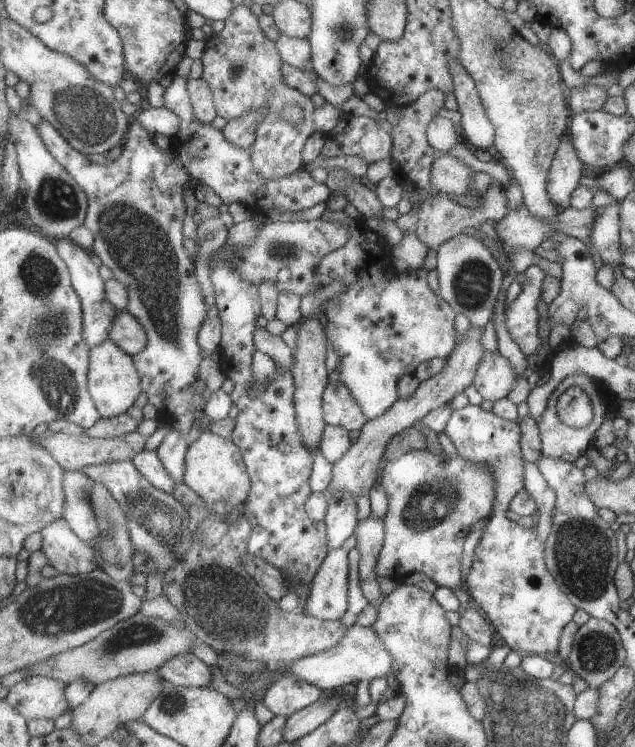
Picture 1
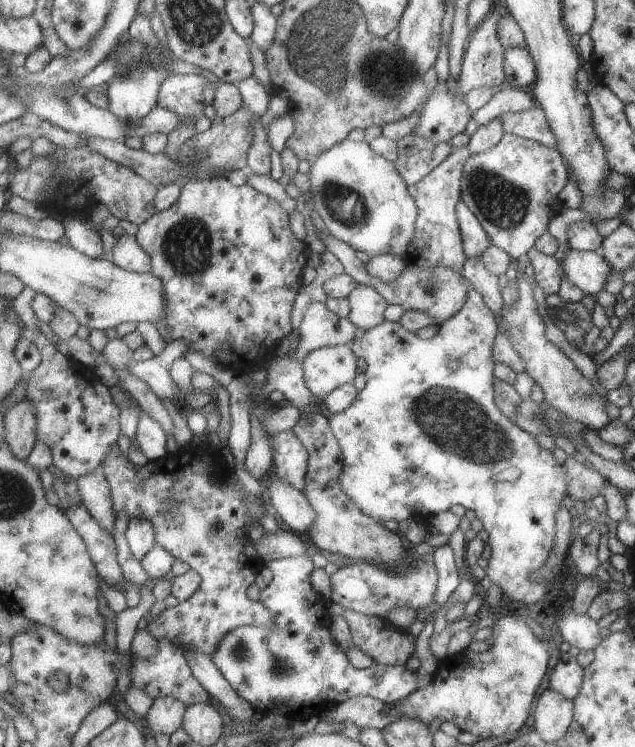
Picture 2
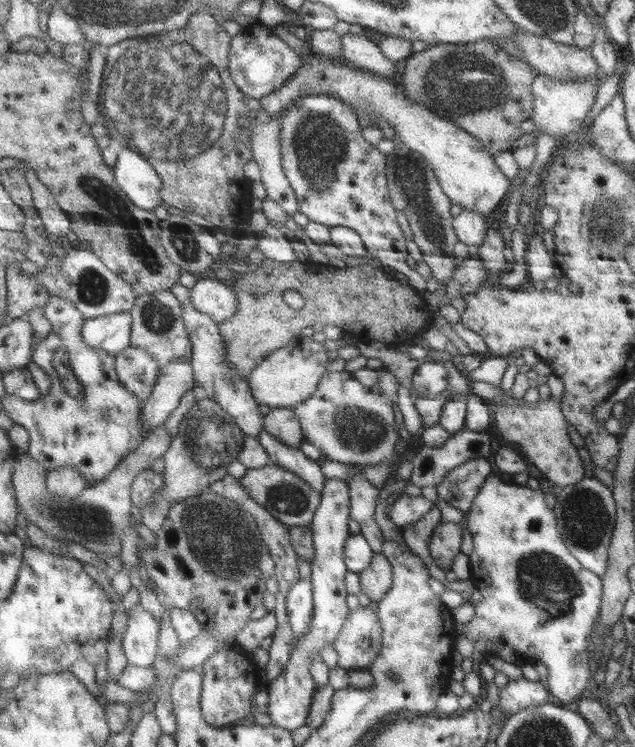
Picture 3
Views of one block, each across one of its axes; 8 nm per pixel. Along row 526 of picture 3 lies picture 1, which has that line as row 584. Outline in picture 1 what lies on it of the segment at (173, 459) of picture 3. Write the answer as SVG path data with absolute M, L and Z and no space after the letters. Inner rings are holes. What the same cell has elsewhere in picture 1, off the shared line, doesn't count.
M134 460L117 461L91 465L82 470L95 483L104 484L119 501L128 518L128 529L135 544L135 550L147 551L150 560L158 562L158 570L147 576L145 601L152 601L164 594L162 576L173 566L173 563L183 557L194 542L196 534L189 524L189 512L171 493L157 488L135 466Z

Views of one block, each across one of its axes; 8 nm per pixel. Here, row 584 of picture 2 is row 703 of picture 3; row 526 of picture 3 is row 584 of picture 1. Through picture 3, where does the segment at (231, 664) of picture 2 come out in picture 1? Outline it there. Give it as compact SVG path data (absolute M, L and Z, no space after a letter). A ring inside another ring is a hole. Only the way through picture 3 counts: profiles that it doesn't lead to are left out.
M339 547L331 550L329 556L323 561L318 575L311 584L305 612L326 621L341 620L349 610L349 554L348 550Z

